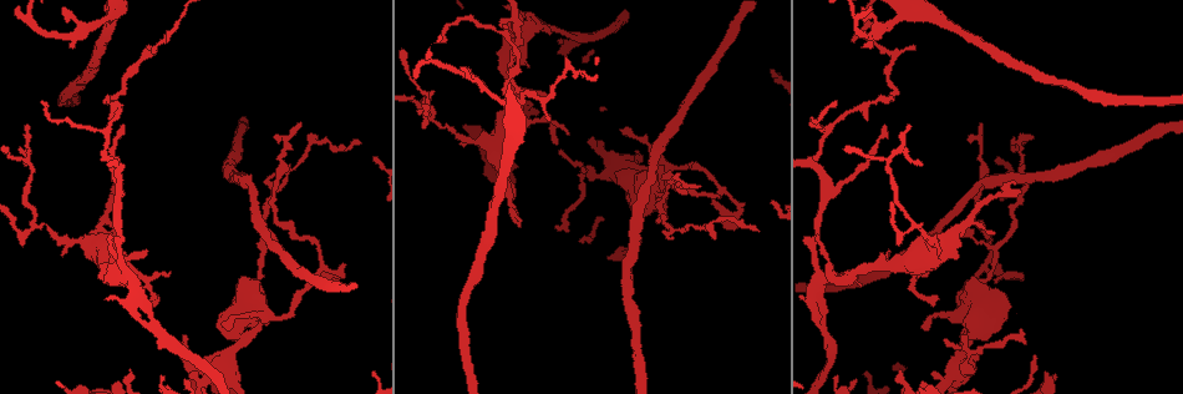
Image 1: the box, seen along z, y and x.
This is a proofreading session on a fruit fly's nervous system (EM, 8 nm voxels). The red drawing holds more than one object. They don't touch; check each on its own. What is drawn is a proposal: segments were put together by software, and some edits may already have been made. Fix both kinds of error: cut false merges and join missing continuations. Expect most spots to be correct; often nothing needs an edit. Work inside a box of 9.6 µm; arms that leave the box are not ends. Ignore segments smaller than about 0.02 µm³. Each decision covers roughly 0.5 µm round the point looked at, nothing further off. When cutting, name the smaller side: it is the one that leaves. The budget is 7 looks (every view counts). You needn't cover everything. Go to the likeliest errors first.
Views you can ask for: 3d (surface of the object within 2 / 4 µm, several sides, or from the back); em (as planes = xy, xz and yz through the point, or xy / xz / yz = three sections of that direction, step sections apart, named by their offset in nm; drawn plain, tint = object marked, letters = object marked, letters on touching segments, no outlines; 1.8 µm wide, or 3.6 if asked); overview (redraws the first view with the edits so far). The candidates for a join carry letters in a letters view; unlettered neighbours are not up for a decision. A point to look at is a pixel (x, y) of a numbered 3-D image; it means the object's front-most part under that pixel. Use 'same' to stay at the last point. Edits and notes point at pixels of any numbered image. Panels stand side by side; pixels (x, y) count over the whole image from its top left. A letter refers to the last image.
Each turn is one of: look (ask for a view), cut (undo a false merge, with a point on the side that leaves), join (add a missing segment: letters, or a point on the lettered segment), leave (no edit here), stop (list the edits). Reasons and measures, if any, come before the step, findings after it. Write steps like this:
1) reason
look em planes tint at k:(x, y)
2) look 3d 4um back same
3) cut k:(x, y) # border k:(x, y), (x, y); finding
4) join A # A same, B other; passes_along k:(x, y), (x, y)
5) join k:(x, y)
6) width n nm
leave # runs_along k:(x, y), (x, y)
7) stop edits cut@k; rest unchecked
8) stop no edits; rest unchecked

arms part here
look 3d 2um at 1:(525, 34)

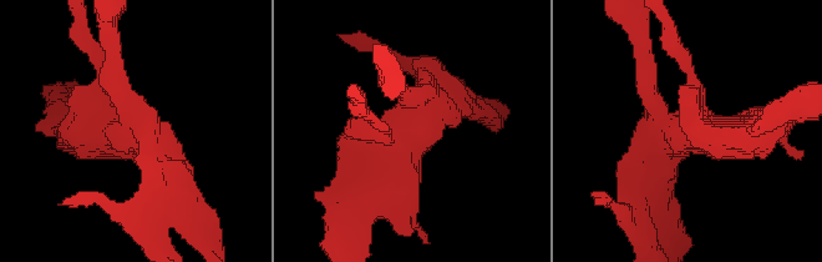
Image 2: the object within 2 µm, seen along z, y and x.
look em planes letters at 2:(685, 129)

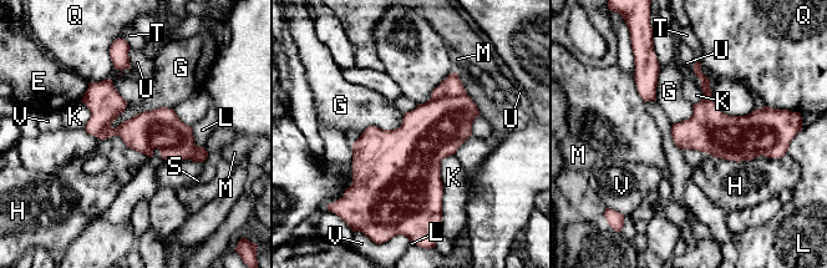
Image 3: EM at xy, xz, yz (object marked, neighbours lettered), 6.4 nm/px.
width 280 nm
leave # E other, G other, H other, K other, L other, M other, Q other, S other, T other, U other, V other; runs_along 3:(91, 86), (112, 131), (202, 156); all the same neuron

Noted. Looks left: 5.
three arms meet
look 3d 4um at 1:(912, 221)

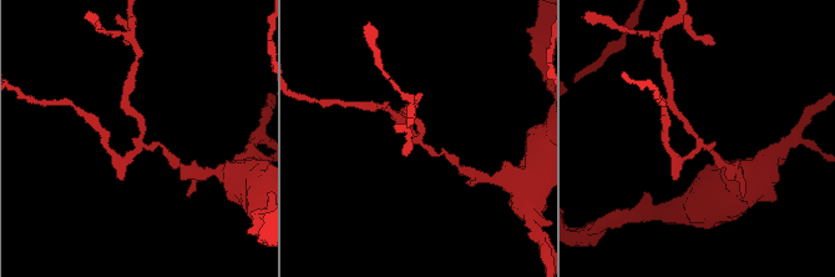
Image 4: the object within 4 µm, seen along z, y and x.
look em 3.6um planes letters at 4:(419, 144)

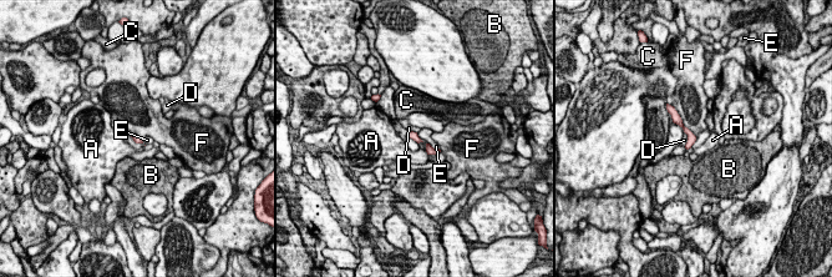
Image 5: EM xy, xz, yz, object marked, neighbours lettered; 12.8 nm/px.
arms 3
leave # A other, B other, C other, D other, E other, F other; border 5:(130, 135), (136, 142), (145, 145); all the same neuron

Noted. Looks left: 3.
abrupt turn
look em planes letters at 1:(889, 96)

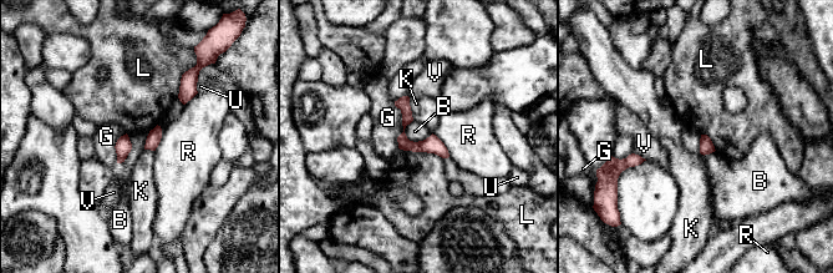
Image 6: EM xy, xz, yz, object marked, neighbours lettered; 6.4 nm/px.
leave # B other, G other, K other, L other, R other, U other, V other; runs_along 6:(405, 99), (404, 138), (445, 155); one neuron here

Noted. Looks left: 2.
stop no edits; rest unchecked

